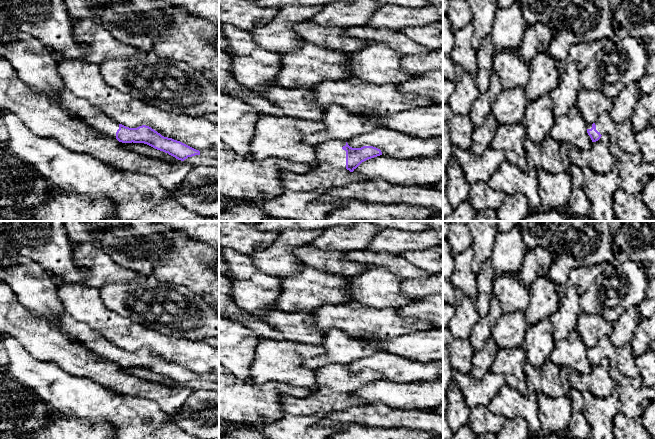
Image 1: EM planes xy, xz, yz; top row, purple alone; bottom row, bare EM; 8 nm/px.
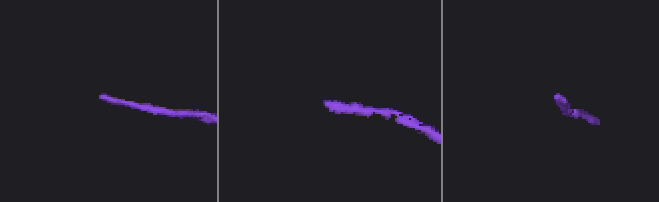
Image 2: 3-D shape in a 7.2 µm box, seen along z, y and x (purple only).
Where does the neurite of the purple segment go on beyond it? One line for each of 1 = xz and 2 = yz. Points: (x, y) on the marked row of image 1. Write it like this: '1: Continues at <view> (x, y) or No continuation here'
1: Continues at xz (330, 171)
2: Continues at yz (623, 134)

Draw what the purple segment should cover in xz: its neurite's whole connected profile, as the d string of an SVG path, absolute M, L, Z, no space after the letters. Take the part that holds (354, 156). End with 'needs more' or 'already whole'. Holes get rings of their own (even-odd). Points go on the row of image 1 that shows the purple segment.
M328 141L317 145L318 163L307 173L284 171L281 186L294 192L323 192L327 189L346 186L362 177L353 171L364 161L382 155L373 146L352 148L346 141Z; needs more

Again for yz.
M604 113L598 117L595 123L587 125L587 133L592 142L598 141L602 135L607 135L612 141L628 153L639 153L640 145L635 139L635 131L632 128L630 119L622 123L612 120L609 113Z; needs more

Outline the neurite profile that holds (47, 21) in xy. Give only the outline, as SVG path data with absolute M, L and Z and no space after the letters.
M0 0L0 11L4 12L20 31L39 40L53 53L63 58L86 61L86 48L73 34L73 23L63 0Z

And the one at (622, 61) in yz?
M614 35L589 64L580 70L582 88L588 91L600 91L607 98L613 100L625 86L641 80L646 73L648 59L643 39L638 37L620 38Z

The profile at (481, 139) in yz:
M489 113L481 126L474 127L470 148L474 154L481 155L488 147L491 147L492 139L498 125L494 115Z

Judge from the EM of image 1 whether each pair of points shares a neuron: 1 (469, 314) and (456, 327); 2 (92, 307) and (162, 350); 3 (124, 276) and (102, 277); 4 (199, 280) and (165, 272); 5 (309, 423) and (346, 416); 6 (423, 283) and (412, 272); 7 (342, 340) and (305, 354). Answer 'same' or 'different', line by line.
1: same
2: same
3: same
4: same
5: different
6: different
7: different

